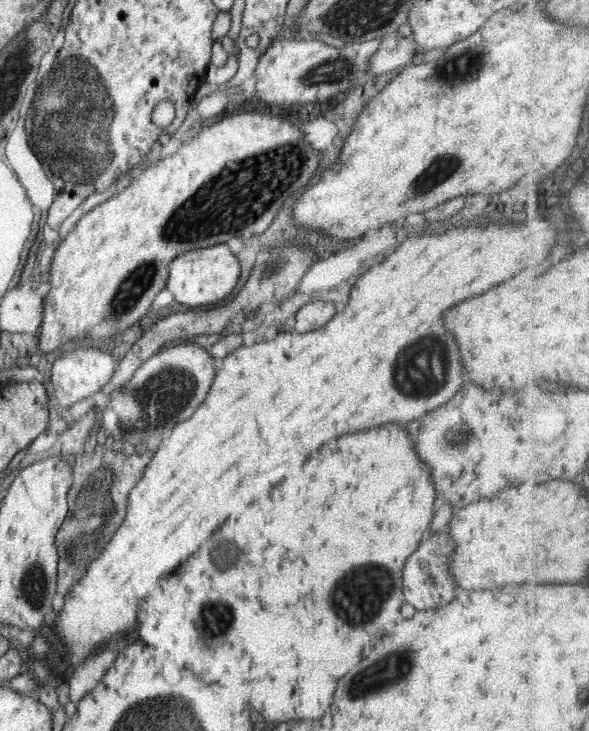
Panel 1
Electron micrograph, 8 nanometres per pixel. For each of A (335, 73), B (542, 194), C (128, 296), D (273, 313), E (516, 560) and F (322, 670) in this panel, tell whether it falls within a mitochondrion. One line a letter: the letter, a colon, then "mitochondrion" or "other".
A: mitochondrion
B: other
C: mitochondrion
D: other
E: other
F: other

